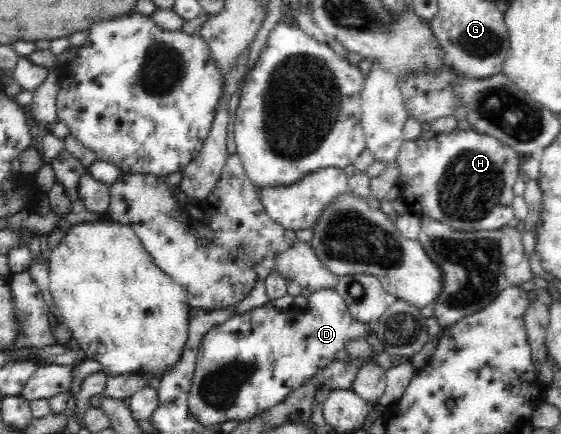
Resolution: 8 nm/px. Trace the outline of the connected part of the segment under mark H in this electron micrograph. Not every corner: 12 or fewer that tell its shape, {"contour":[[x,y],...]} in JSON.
{"contour":[[456,130],[395,155],[409,211],[452,230],[514,218],[519,154]]}

